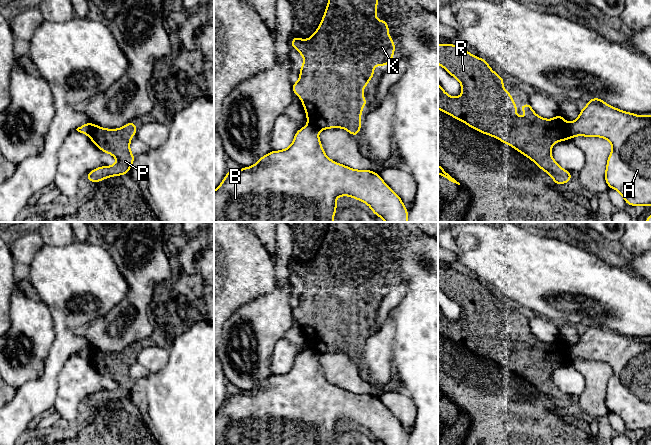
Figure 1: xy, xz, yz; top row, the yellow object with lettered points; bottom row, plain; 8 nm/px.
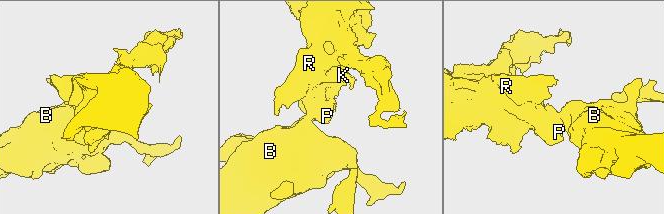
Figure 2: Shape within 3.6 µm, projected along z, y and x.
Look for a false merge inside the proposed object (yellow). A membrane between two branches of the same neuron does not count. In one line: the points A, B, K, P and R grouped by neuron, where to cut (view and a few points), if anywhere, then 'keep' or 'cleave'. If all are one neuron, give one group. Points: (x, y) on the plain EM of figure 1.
A B / K P R; cut in yz along (567, 347), (569, 358), (572, 361); cleave

